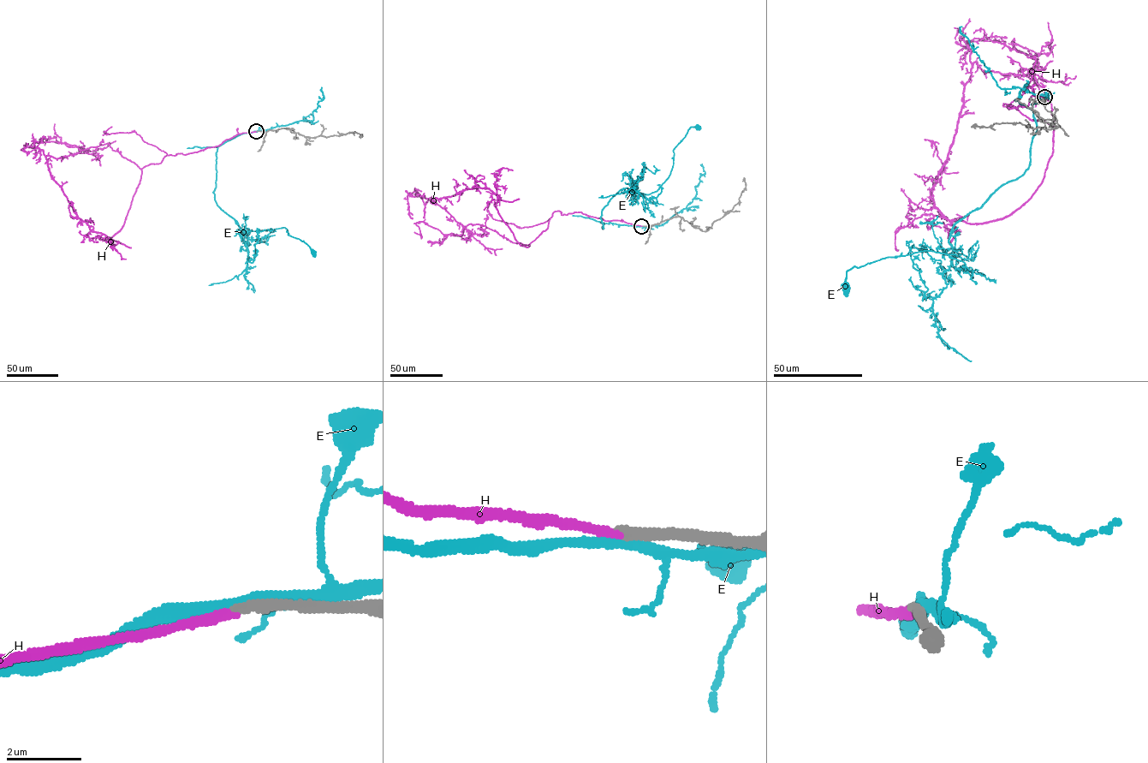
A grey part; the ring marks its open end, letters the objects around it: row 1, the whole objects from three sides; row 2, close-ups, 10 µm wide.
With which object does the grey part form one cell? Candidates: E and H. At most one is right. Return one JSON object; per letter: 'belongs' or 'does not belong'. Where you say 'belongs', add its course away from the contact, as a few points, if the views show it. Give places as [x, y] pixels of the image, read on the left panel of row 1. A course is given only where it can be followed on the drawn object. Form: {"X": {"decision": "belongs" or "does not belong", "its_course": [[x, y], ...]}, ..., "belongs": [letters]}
{"E": {"decision": "does not belong"}, "H": {"decision": "belongs", "its_course": [[256, 131], [145, 166], [124, 224], [109, 239], [73, 211], [46, 157], [98, 150], [115, 140]]}, "belongs": ["H"]}

